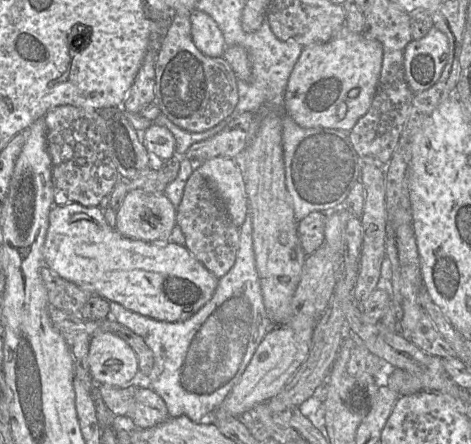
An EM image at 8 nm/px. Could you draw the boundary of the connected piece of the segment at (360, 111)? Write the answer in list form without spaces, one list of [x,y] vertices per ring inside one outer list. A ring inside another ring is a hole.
[[[343,25],[336,35],[324,43],[305,47],[295,64],[285,91],[283,108],[300,127],[333,128],[349,132],[369,109],[376,92],[382,66],[383,47],[375,39],[367,39],[362,33],[353,33]]]

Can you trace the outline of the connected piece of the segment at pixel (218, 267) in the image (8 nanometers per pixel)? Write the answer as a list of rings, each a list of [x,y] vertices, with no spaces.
[[[195,169],[186,182],[183,196],[176,208],[176,225],[185,237],[184,246],[217,279],[226,275],[233,266],[239,248],[239,228],[232,222],[221,199],[214,192],[207,180]]]

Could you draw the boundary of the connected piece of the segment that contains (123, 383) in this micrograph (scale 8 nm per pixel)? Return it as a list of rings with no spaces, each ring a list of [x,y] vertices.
[[[100,332],[91,337],[88,362],[96,386],[128,387],[140,378],[133,349],[119,336]]]

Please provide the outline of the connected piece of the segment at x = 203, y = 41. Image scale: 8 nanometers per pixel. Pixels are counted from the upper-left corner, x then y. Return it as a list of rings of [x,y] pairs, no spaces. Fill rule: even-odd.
[[[194,9],[191,11],[190,21],[195,46],[206,56],[223,57],[226,43],[215,20],[207,13]]]

